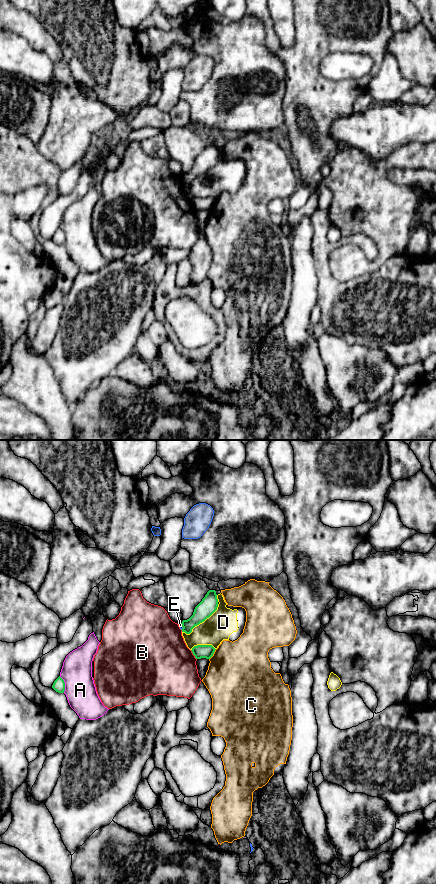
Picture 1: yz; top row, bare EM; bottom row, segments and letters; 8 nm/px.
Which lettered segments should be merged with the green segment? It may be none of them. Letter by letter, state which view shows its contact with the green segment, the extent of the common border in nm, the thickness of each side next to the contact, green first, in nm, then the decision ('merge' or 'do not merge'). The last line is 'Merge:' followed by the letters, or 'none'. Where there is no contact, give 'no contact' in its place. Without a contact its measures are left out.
A: yz | 140 nm | 100/240 nm | do not merge
B: yz | 90 nm | 110/480 nm | do not merge
C: yz | 110 nm | 110/480 nm | do not merge
D: yz | 380 nm | 140/220 nm | do not merge
E: yz | 50 nm | 140/20 nm | do not merge
Merge: none

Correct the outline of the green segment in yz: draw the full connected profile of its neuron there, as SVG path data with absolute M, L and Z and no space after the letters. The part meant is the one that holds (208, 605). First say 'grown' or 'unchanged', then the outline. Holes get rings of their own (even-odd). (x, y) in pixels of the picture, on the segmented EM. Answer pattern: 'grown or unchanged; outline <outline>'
unchanged; outline M209 590L202 601L195 607L193 615L189 619L182 621L182 632L190 634L192 629L209 618L217 610L217 607L216 591Z

